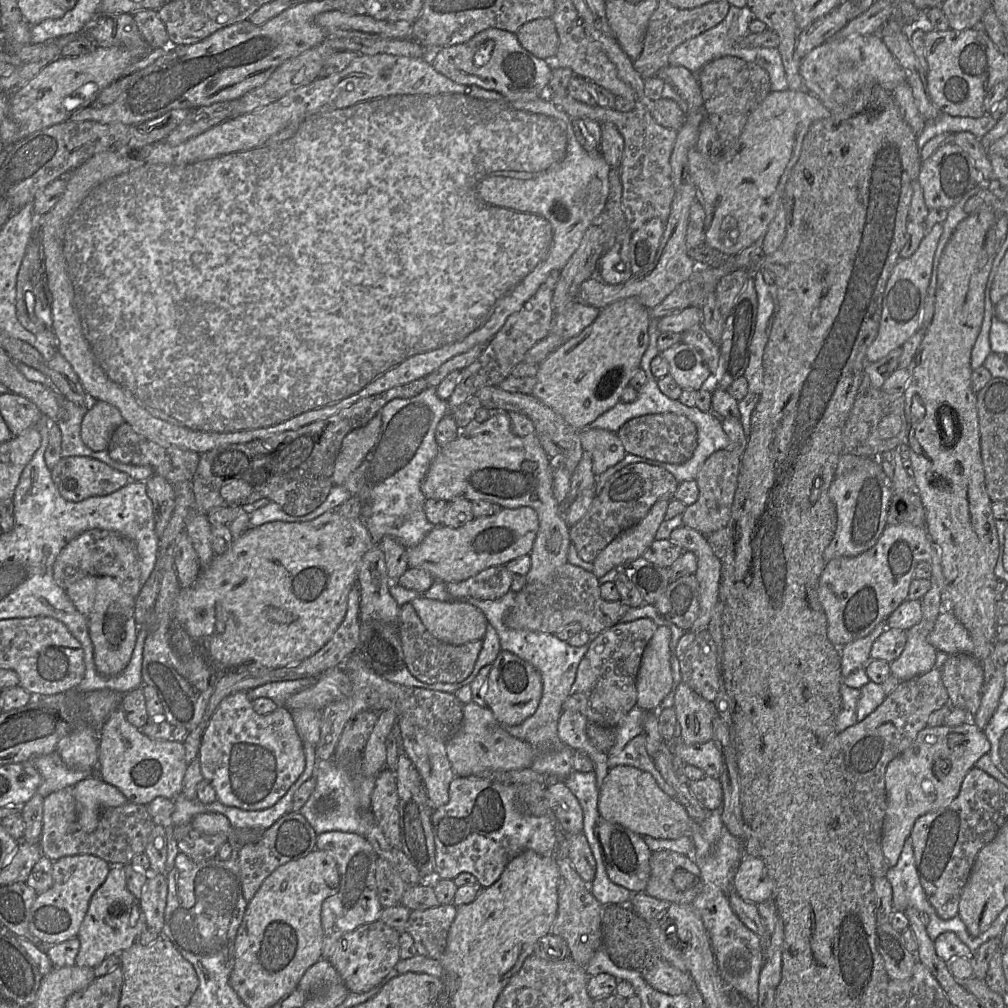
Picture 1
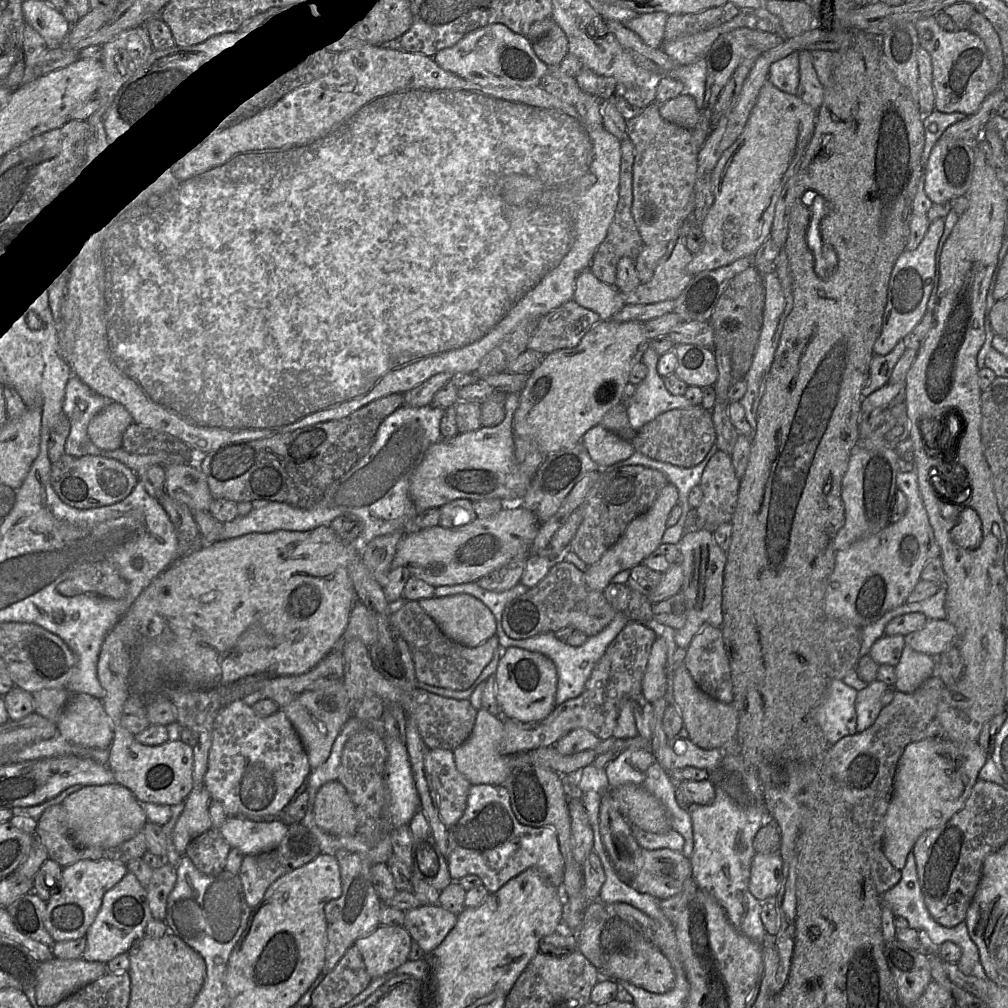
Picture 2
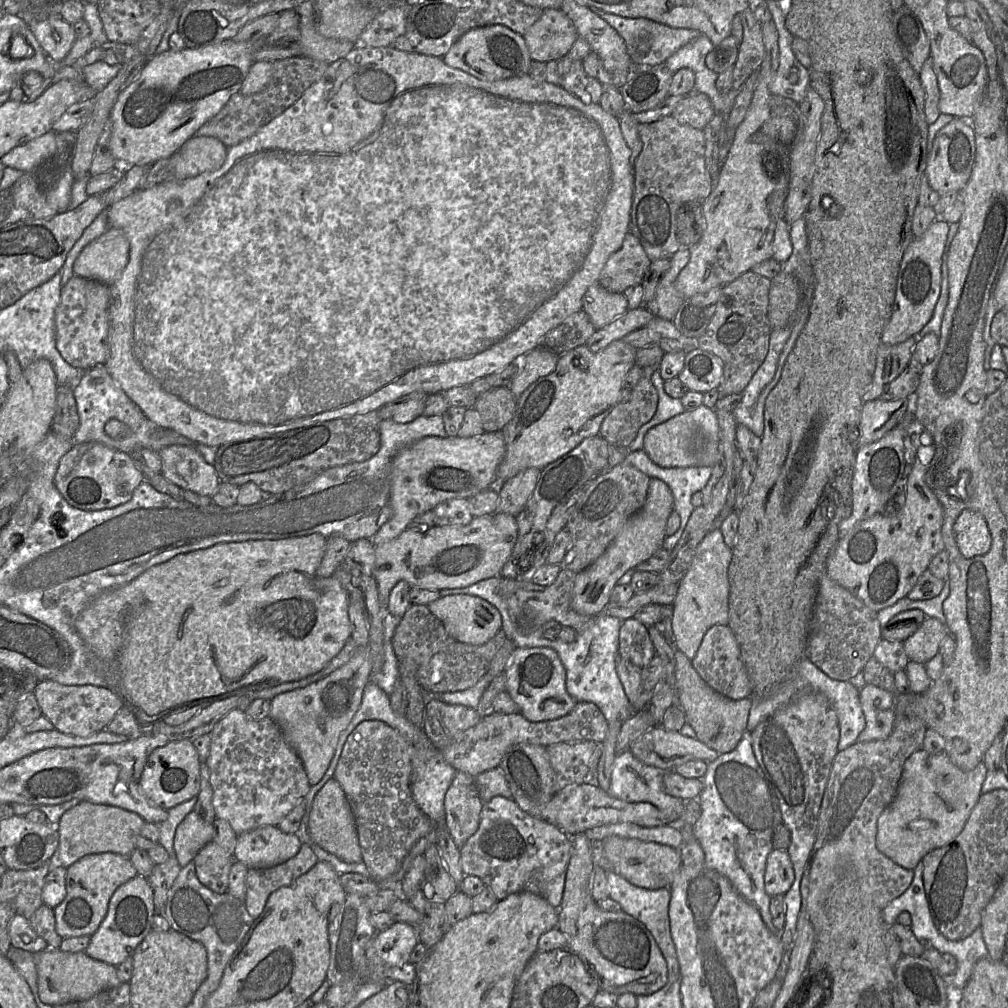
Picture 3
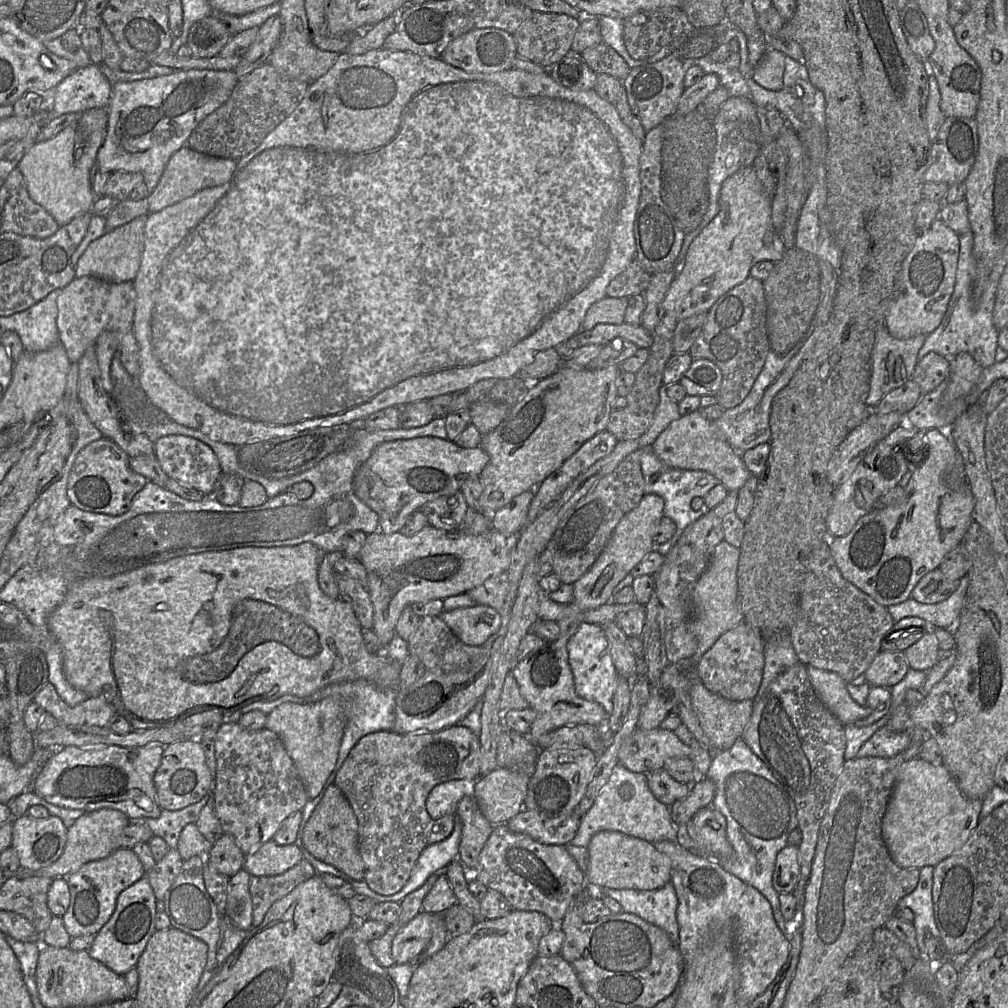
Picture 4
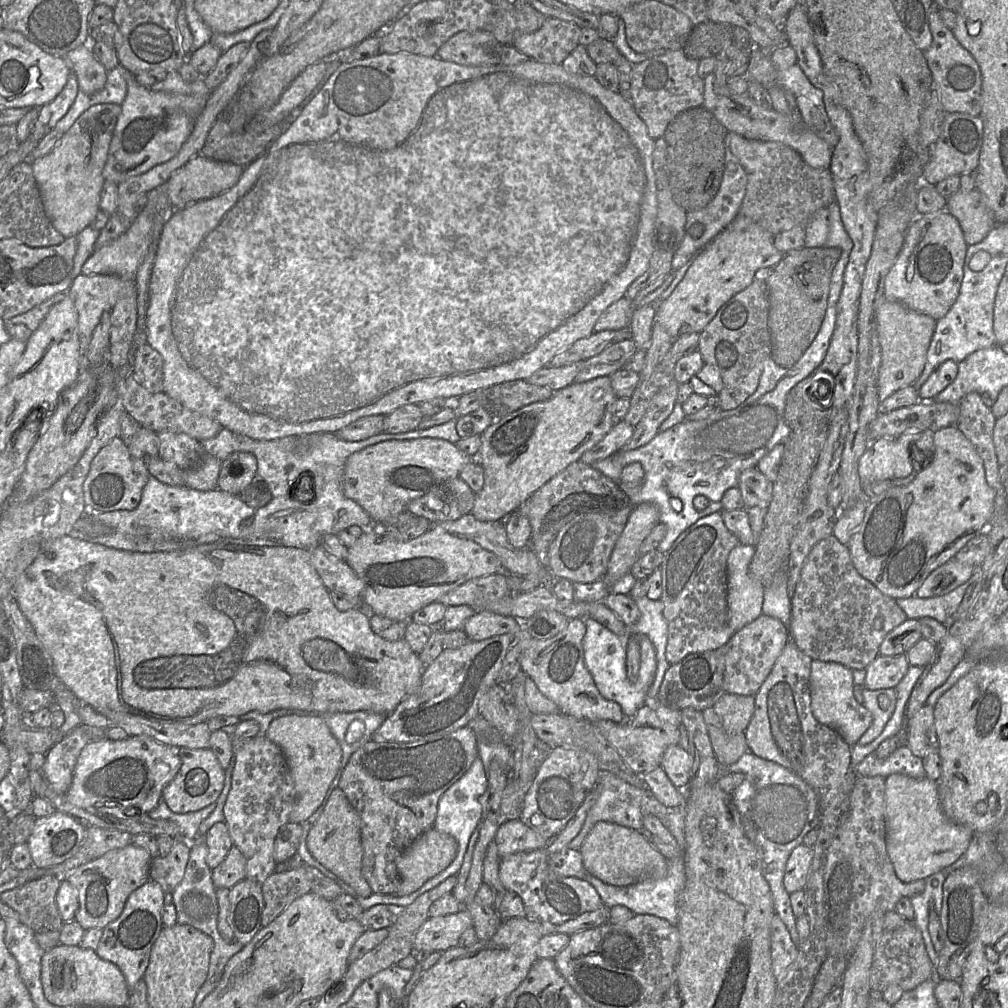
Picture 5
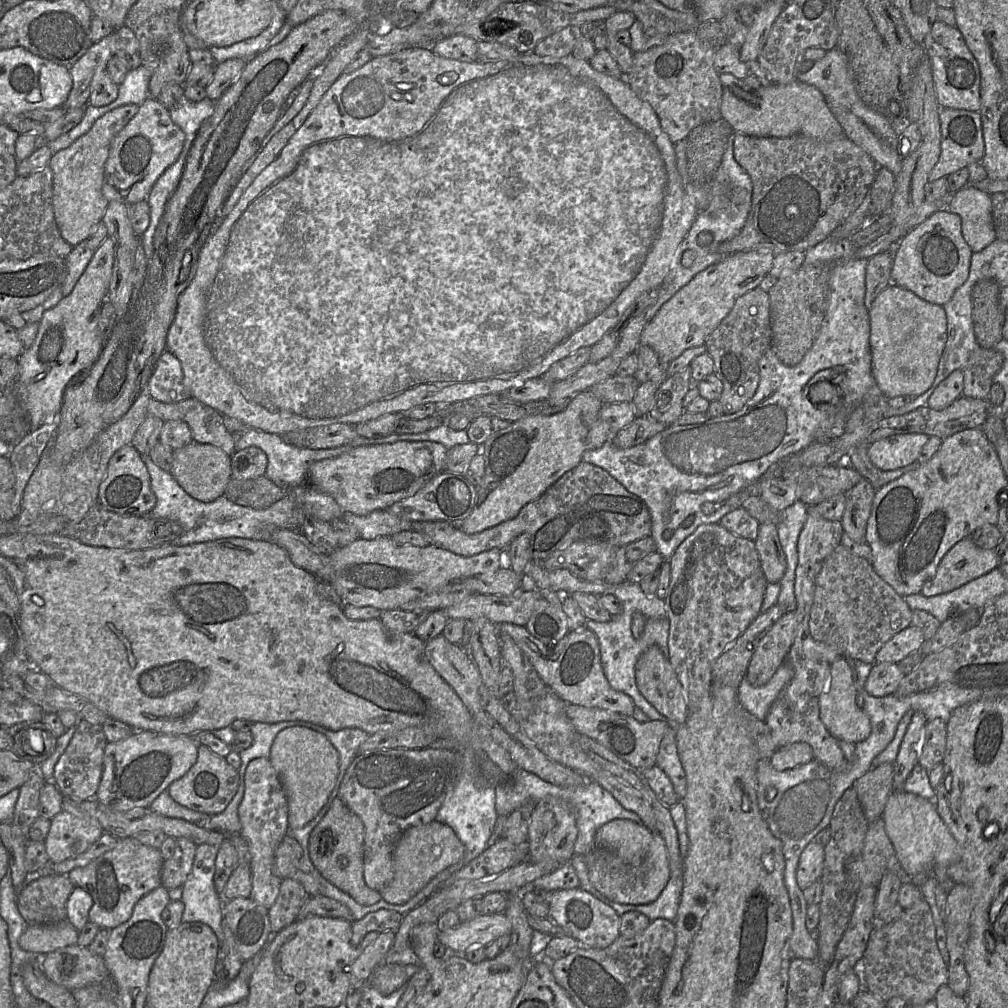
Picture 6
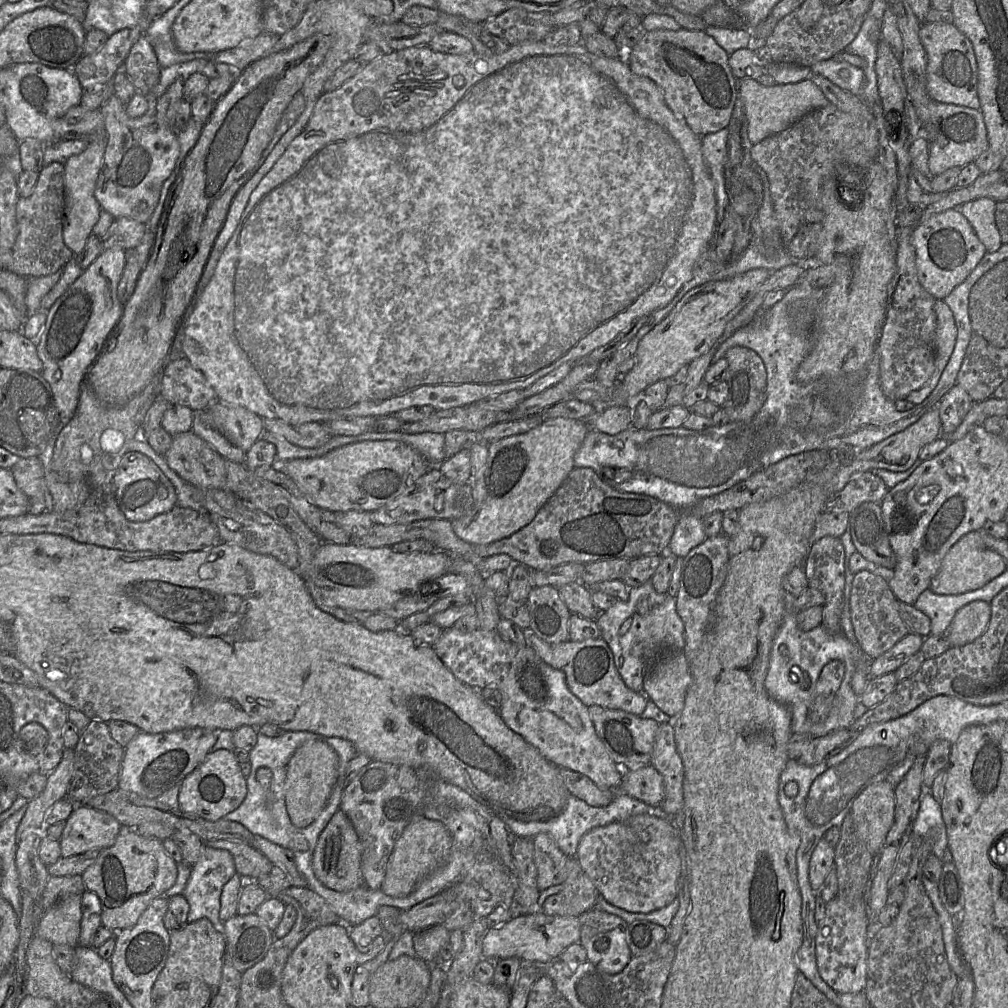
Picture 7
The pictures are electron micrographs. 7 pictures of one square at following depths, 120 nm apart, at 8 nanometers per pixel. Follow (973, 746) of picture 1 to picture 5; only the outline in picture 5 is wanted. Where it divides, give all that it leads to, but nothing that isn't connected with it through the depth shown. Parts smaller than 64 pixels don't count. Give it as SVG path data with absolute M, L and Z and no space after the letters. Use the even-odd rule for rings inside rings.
M899 773L890 774L885 780L886 848L897 877L904 882L926 879L956 862L967 850L973 832L945 816L938 798L937 782L927 777L915 779Z

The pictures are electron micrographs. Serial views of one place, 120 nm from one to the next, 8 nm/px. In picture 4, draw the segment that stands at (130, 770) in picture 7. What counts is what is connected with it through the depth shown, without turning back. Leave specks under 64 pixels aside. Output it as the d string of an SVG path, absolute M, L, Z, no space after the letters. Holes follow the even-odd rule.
M153 743L138 747L97 745L59 748L49 757L36 776L32 783L32 792L63 808L82 809L85 812L111 808L123 812L130 820L158 818L161 815L161 807L157 802L154 775L160 766L165 746L162 743Z

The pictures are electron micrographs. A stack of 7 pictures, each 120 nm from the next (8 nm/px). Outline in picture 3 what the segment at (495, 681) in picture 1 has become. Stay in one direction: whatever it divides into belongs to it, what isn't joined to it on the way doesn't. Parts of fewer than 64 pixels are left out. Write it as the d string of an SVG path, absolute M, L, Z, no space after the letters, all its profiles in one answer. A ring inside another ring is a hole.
M516 647L504 670L506 692L530 722L542 722L567 715L576 705L566 690L566 671L558 653L549 647Z

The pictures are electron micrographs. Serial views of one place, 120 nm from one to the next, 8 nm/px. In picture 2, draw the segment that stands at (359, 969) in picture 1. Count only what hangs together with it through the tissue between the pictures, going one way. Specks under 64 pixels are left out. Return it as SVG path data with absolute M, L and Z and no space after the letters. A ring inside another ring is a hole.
M379 925L370 934L357 939L354 946L360 952L367 972L372 978L377 978L390 971L395 971L399 966L408 961L411 944L412 938L403 926Z

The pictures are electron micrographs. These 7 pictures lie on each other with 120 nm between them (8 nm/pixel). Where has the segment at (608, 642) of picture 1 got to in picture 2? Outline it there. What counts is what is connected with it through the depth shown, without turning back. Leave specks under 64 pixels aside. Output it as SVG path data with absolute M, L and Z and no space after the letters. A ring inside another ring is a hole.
M628 621L612 640L604 655L594 666L585 689L577 698L560 705L544 719L523 723L502 717L504 739L500 747L503 755L515 755L541 747L554 746L561 738L576 729L586 729L601 741L612 737L621 703L642 693L642 679L647 666L656 633L637 621Z

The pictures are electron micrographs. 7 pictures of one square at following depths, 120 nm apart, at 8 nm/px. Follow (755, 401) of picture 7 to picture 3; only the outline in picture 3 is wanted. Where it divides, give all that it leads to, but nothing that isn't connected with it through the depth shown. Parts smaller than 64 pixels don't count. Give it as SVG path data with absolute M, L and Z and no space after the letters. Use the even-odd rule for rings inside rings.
M749 270L724 286L707 329L696 341L696 347L721 360L720 398L742 394L767 356L772 330L768 320L770 285L771 280Z

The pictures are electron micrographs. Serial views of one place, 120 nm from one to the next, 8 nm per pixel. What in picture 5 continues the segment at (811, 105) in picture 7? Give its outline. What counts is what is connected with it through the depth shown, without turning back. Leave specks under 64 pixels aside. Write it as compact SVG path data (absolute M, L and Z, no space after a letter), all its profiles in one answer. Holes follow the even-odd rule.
M710 73L704 78L703 108L710 111L728 132L735 132L747 139L780 142L795 149L812 168L829 168L833 148L814 132L794 126L791 119L775 109L757 104L748 93L735 94L728 88L728 77L722 73Z

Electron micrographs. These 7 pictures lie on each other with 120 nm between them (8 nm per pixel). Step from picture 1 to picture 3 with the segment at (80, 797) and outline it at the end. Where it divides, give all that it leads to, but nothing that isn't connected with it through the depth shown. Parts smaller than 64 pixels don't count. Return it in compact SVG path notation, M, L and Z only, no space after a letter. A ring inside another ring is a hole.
M79 801L74 807L67 810L62 815L58 825L55 825L59 834L59 844L53 859L48 862L53 862L54 865L62 866L67 869L79 859L92 854L112 852L129 857L136 848L136 837L145 823L146 821L135 812L106 804Z

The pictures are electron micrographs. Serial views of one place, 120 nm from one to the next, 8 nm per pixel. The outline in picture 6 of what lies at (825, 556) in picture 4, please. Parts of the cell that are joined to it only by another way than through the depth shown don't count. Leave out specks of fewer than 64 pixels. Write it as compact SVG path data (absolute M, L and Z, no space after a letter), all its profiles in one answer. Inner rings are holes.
M840 544L824 560L815 579L809 630L814 640L822 642L850 658L875 663L882 646L911 625L912 610L904 598L887 584L871 563Z

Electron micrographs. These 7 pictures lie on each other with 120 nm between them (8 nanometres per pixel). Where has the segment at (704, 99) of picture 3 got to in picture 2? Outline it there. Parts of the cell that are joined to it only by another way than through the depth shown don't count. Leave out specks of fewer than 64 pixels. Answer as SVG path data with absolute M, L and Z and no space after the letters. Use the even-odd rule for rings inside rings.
M683 94L660 104L659 114L666 121L688 130L693 130L701 118L695 99Z

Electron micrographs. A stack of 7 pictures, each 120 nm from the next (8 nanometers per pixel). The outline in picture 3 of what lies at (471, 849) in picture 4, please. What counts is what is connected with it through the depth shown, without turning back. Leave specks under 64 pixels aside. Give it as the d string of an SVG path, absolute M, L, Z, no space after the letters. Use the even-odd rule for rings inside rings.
M456 772L444 799L445 822L457 848L477 831L483 807L475 778Z

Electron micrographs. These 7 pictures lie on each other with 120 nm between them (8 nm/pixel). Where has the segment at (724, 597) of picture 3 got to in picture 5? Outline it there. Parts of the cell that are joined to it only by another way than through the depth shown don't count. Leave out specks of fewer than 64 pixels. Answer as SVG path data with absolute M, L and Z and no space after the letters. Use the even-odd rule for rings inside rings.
M739 544L728 556L727 606L729 625L734 631L762 615L765 587L749 573L754 554L754 546Z

